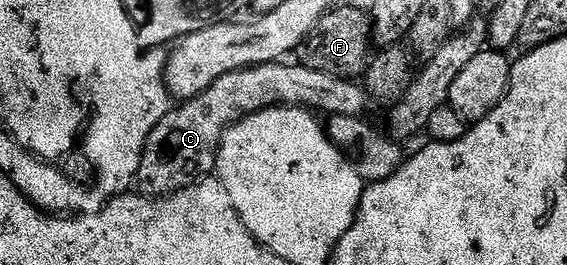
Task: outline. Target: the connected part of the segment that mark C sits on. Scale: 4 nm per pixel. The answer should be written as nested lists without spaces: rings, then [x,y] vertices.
[[[281,60],[232,71],[219,77],[198,97],[173,107],[155,125],[143,149],[139,162],[136,188],[147,198],[162,198],[211,175],[215,171],[217,152],[229,126],[235,126],[259,110],[273,104],[299,106],[313,112],[325,110],[325,115],[361,117],[370,106],[370,99],[361,83],[351,78],[337,78],[335,74],[318,72],[299,64],[287,66]]]

